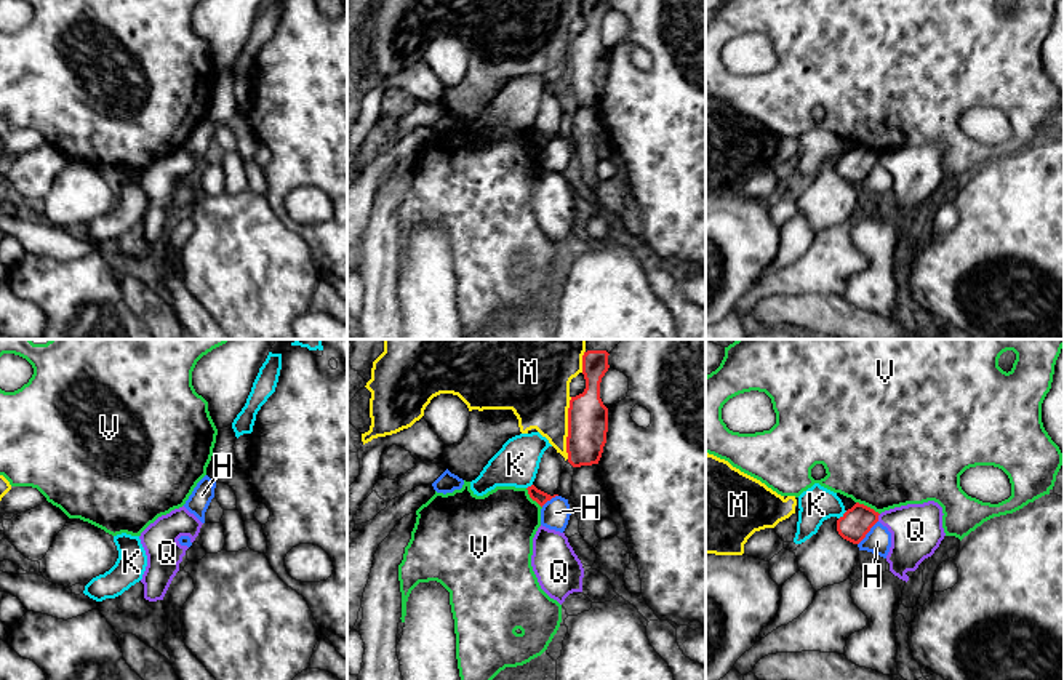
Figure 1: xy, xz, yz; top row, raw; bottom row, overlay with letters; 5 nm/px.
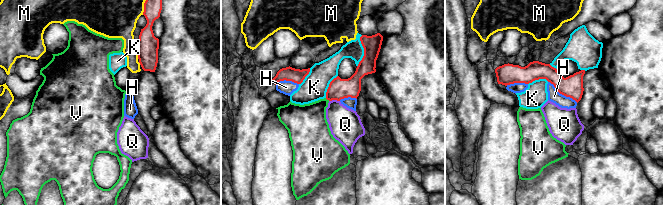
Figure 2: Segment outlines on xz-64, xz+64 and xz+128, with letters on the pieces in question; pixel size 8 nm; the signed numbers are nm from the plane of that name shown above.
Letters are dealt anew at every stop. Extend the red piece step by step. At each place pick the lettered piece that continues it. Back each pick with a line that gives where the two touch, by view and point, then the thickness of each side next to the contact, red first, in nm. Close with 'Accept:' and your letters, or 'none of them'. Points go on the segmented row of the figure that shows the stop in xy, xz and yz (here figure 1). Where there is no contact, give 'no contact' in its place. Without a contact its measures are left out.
Accept: none of them

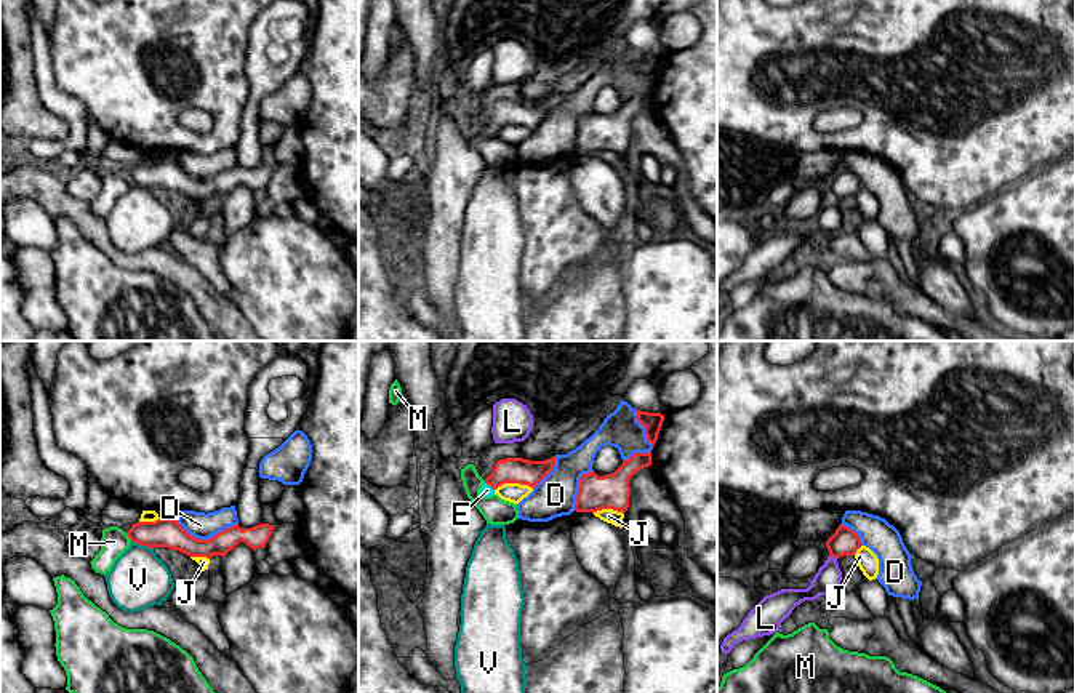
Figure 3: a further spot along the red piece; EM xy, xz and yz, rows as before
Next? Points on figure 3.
E: xz (488, 484) | 130/60 nm
Accept: E

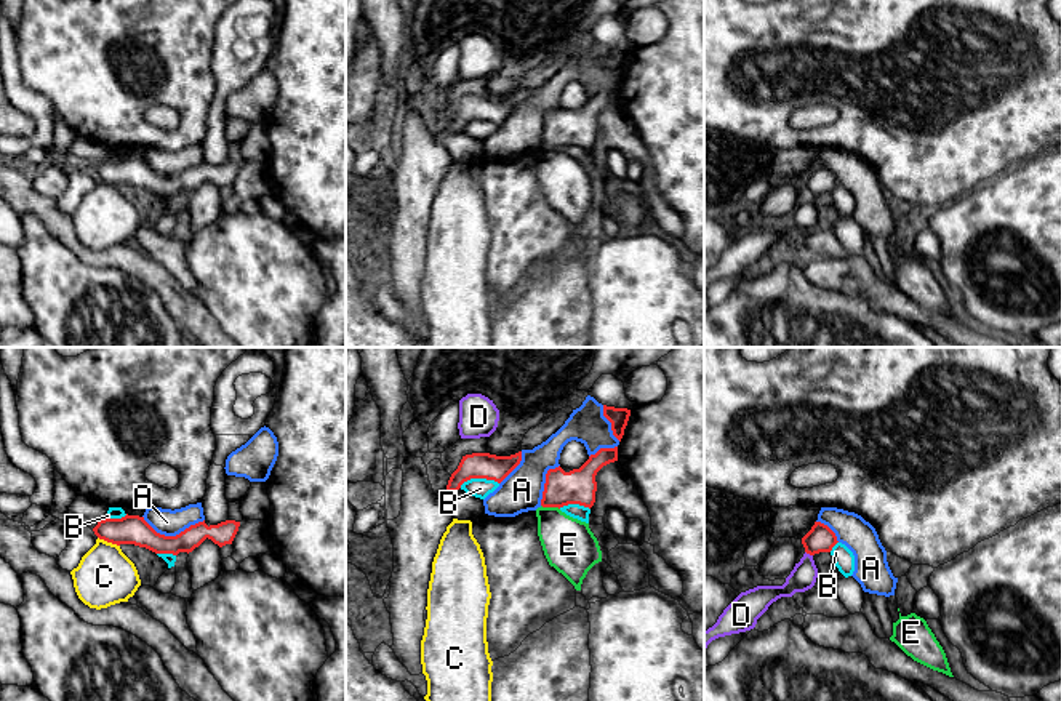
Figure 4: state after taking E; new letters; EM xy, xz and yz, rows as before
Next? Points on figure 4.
Accept: none of them

